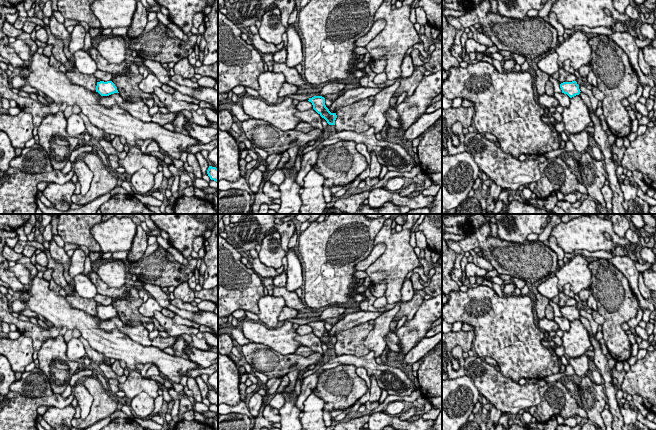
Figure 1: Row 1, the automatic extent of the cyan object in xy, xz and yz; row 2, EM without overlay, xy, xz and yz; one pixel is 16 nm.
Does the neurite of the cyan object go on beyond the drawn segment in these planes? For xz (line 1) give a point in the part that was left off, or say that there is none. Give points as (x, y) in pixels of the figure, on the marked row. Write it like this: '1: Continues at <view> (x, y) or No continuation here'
1: No continuation here

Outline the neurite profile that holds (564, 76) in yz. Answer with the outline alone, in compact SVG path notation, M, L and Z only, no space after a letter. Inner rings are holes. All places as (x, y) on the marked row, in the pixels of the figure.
M559 68L559 79L558 82L561 84L563 82L576 81L577 77L574 74L569 73L564 68Z

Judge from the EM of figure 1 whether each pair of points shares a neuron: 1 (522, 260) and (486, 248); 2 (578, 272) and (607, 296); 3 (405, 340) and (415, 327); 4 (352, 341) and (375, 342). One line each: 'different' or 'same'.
1: same
2: different
3: same
4: different

